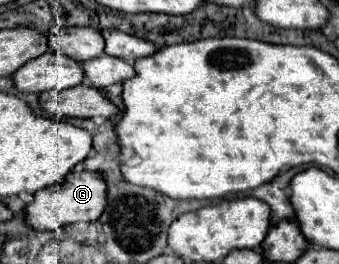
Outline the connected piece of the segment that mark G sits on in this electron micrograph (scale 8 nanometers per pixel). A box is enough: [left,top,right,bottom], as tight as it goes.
[24,171,106,233]

